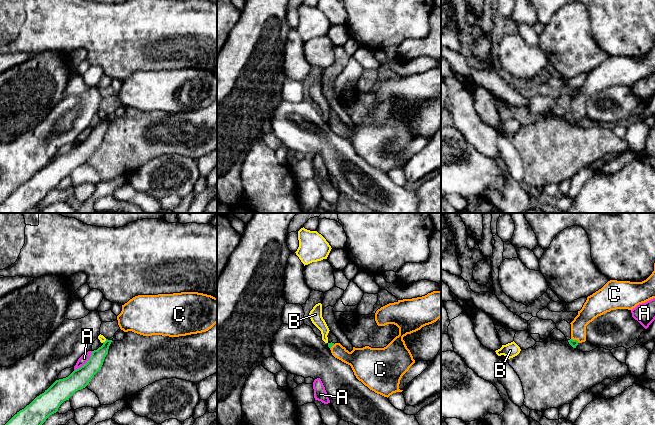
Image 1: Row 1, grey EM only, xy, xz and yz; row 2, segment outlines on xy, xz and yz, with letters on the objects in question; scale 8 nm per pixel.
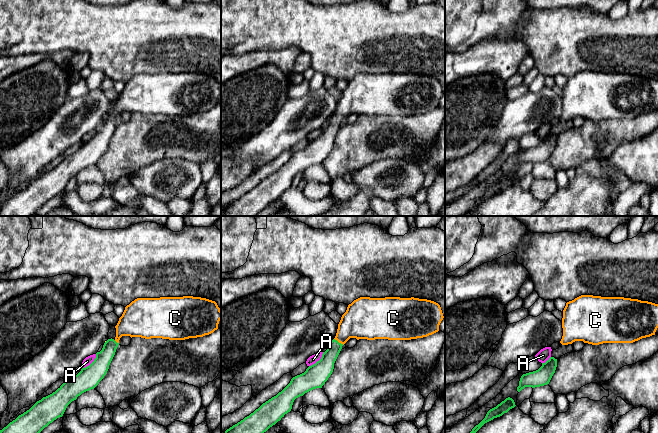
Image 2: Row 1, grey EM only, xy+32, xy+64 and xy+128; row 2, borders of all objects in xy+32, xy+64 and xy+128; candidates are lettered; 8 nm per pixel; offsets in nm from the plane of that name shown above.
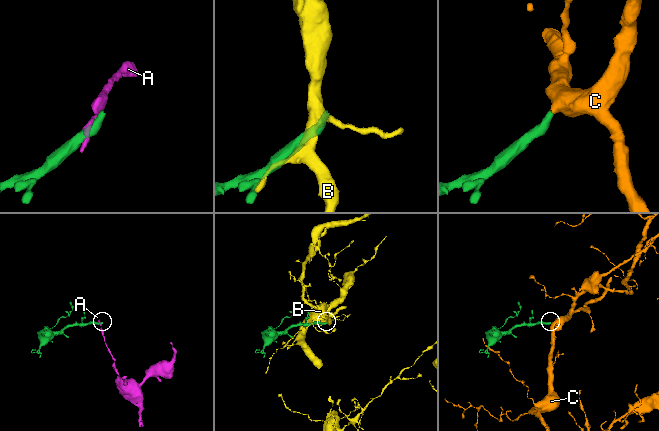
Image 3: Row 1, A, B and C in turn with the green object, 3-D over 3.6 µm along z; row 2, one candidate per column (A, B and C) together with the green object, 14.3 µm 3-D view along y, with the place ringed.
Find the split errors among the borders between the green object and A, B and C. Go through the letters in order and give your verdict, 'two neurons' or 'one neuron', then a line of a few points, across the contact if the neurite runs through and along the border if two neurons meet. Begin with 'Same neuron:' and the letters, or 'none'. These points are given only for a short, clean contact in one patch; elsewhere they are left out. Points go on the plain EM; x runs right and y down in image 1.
Same neuron: C
A: two neurons; line xy (92, 127), (89, 135), (74, 146)
B: two neurons
C: one neuron; line yz (573, 119), (575, 116), (578, 101), (588, 89)

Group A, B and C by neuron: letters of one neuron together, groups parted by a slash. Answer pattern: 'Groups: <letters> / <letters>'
Groups: A / B / C

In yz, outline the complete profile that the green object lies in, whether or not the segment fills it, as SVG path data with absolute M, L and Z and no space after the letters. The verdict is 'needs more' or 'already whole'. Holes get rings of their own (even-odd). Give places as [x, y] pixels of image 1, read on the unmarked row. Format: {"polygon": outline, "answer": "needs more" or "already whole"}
{"polygon": "M655 39L652 50L642 58L630 57L608 57L601 65L587 73L582 85L578 87L578 91L571 100L571 115L569 120L576 124L579 119L586 117L586 102L598 92L601 92L611 86L628 85L632 86L637 81L645 79L655 74Z", "answer": "needs more"}

